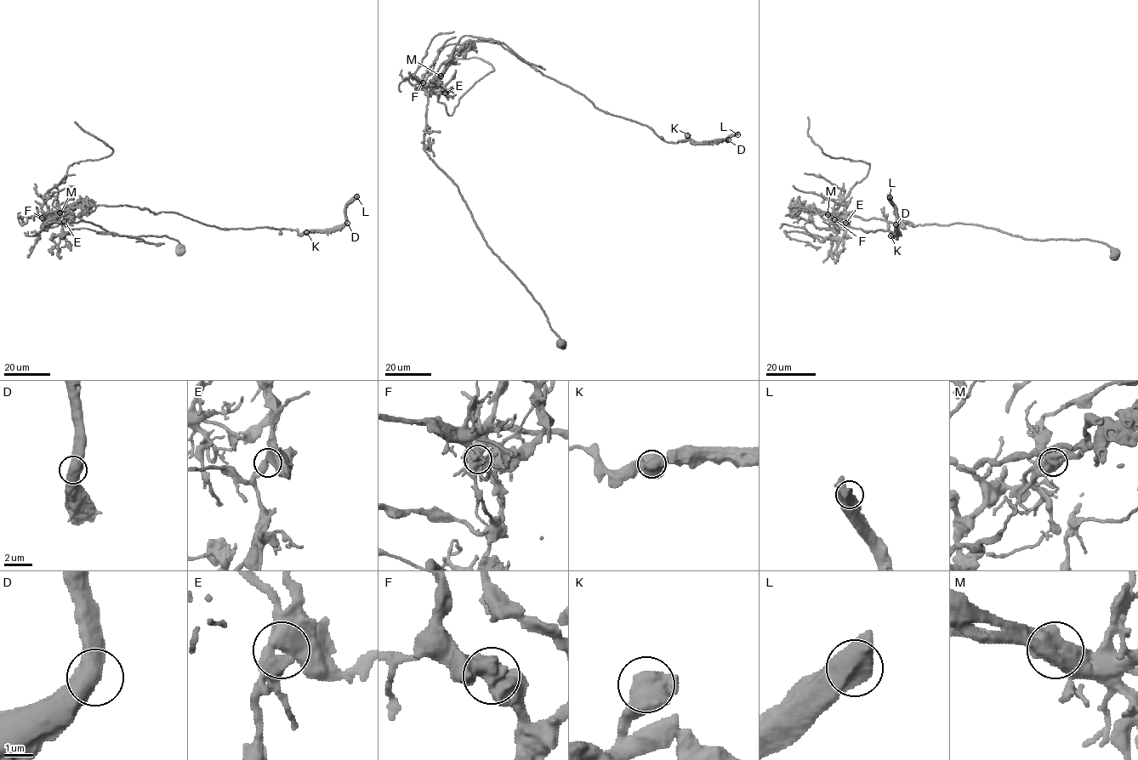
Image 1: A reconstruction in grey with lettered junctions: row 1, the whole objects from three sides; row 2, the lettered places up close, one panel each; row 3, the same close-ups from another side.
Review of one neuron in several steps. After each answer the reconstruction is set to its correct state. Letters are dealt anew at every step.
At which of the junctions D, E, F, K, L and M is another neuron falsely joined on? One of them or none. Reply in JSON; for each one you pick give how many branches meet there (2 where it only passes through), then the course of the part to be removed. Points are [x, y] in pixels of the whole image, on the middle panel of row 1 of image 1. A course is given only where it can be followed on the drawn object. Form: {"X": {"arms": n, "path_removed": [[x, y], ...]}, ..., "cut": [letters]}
{"M": {"arms": 2, "path_removed": [[441, 76], [434, 89], [436, 94], [445, 93], [435, 85], [436, 78], [465, 35], [502, 42], [545, 70]]}, "cut": ["M"]}

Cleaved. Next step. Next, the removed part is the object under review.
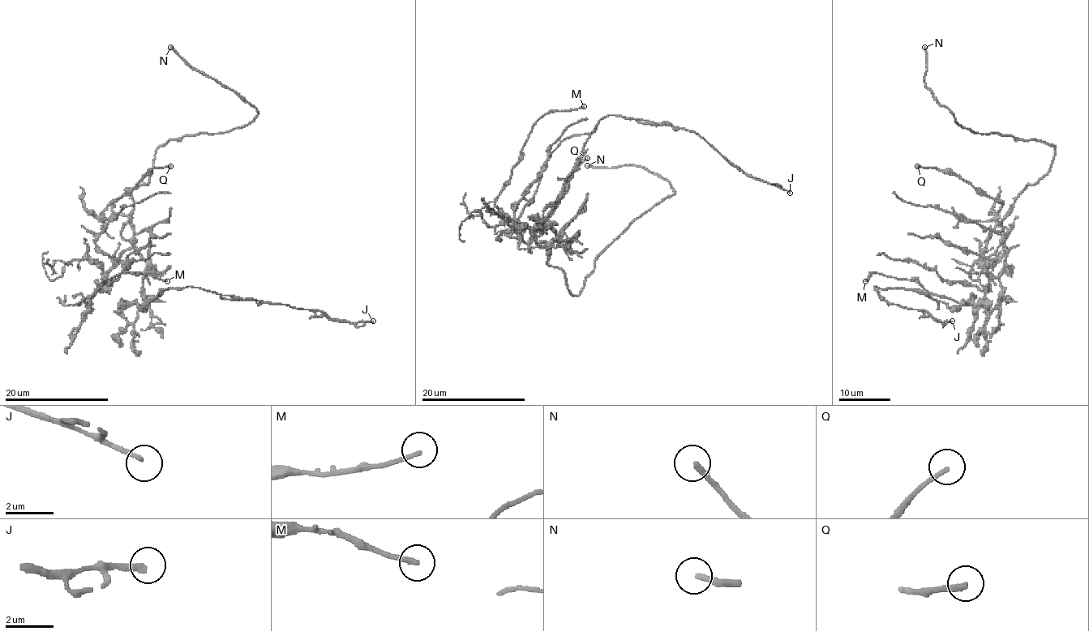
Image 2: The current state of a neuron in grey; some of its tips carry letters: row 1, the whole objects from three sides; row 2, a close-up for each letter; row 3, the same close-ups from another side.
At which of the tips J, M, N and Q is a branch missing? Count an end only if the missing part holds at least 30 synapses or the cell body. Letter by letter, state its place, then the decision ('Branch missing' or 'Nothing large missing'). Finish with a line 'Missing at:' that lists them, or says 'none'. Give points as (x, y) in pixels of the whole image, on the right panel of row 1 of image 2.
J: Place: (952, 321). Nothing large missing
M: Place: (865, 281). Nothing large missing
N: Place: (924, 47). Branch missing
Q: Place: (917, 166). Nothing large missing
Missing at: N

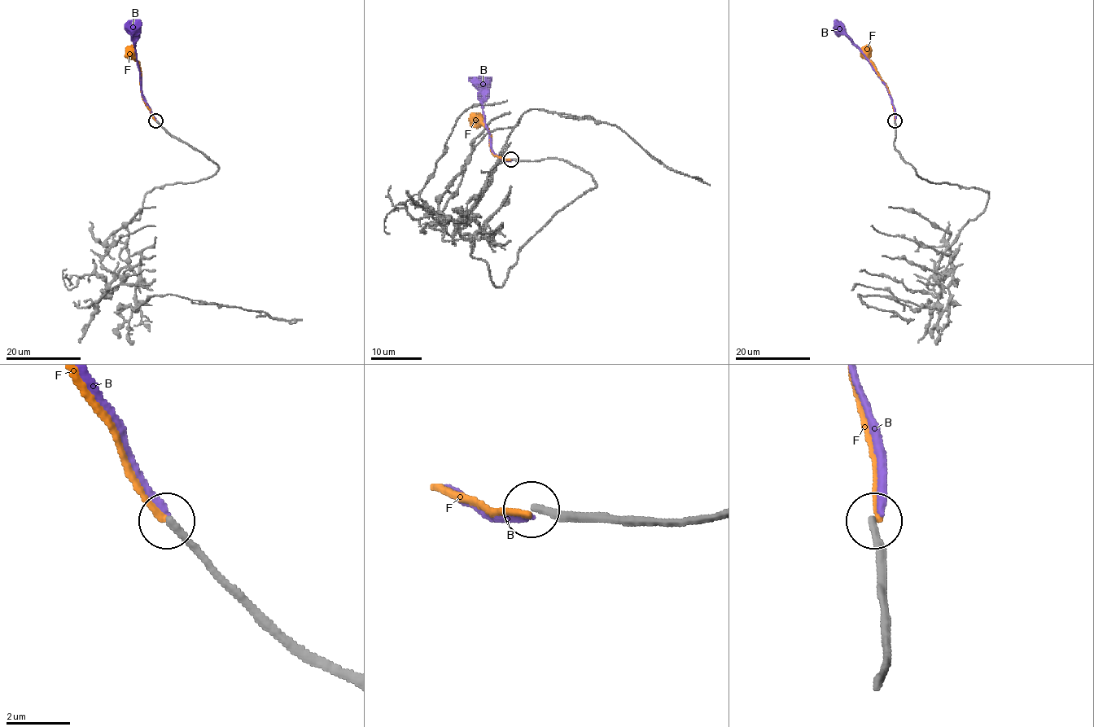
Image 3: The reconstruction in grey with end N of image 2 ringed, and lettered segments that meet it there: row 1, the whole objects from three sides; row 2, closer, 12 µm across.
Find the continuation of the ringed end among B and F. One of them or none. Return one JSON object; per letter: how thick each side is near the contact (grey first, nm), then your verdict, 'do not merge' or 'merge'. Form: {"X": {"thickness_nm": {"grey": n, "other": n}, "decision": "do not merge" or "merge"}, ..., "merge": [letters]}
{"B": {"thickness_nm": {"grey": 200, "other": 240}, "decision": "do not merge"}, "F": {"thickness_nm": {"grey": 200, "other": 180}, "decision": "do not merge"}, "merge": []}

